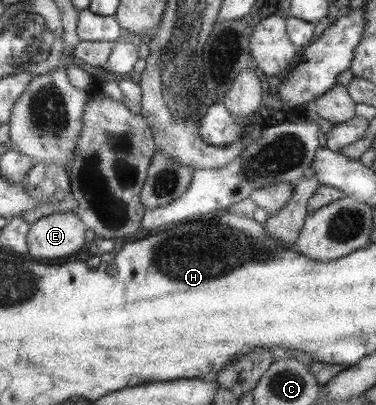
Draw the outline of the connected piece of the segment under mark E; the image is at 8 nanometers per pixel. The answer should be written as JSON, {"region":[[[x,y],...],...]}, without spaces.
{"region":[[[75,210],[54,212],[32,224],[28,253],[35,257],[67,257],[85,245],[88,225]]]}

